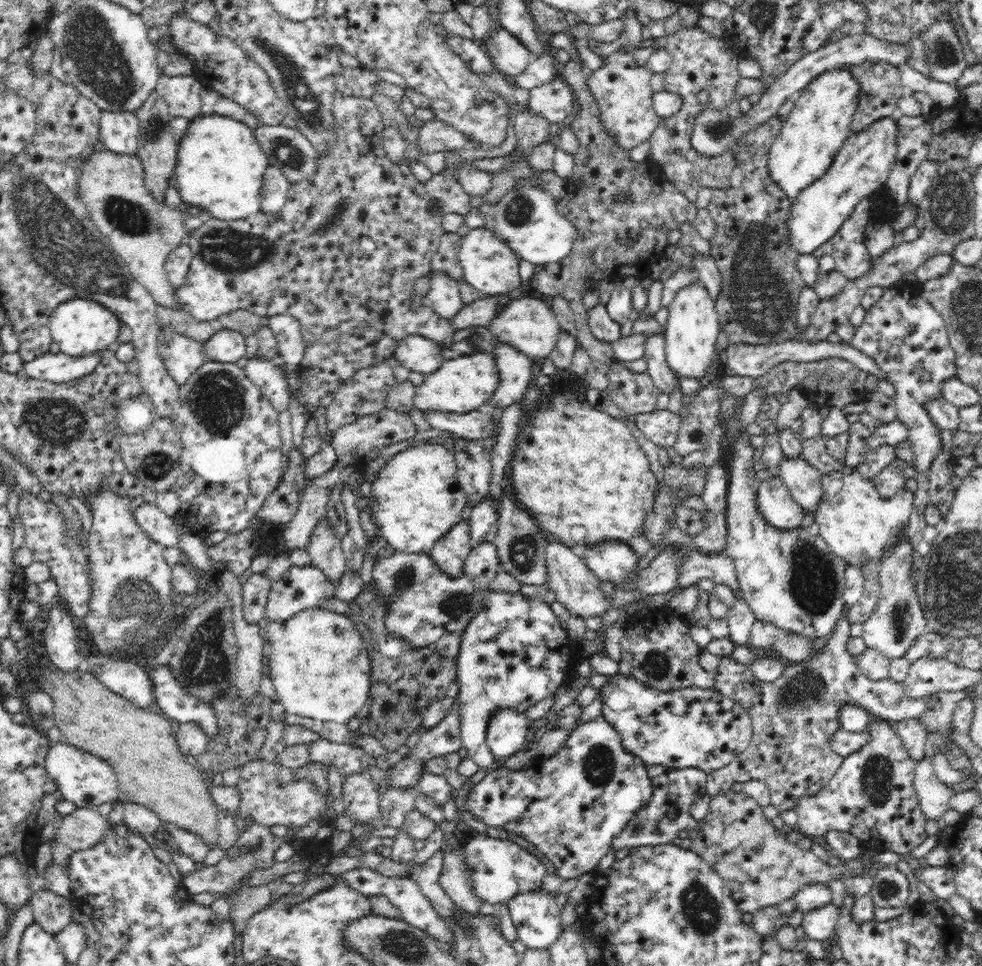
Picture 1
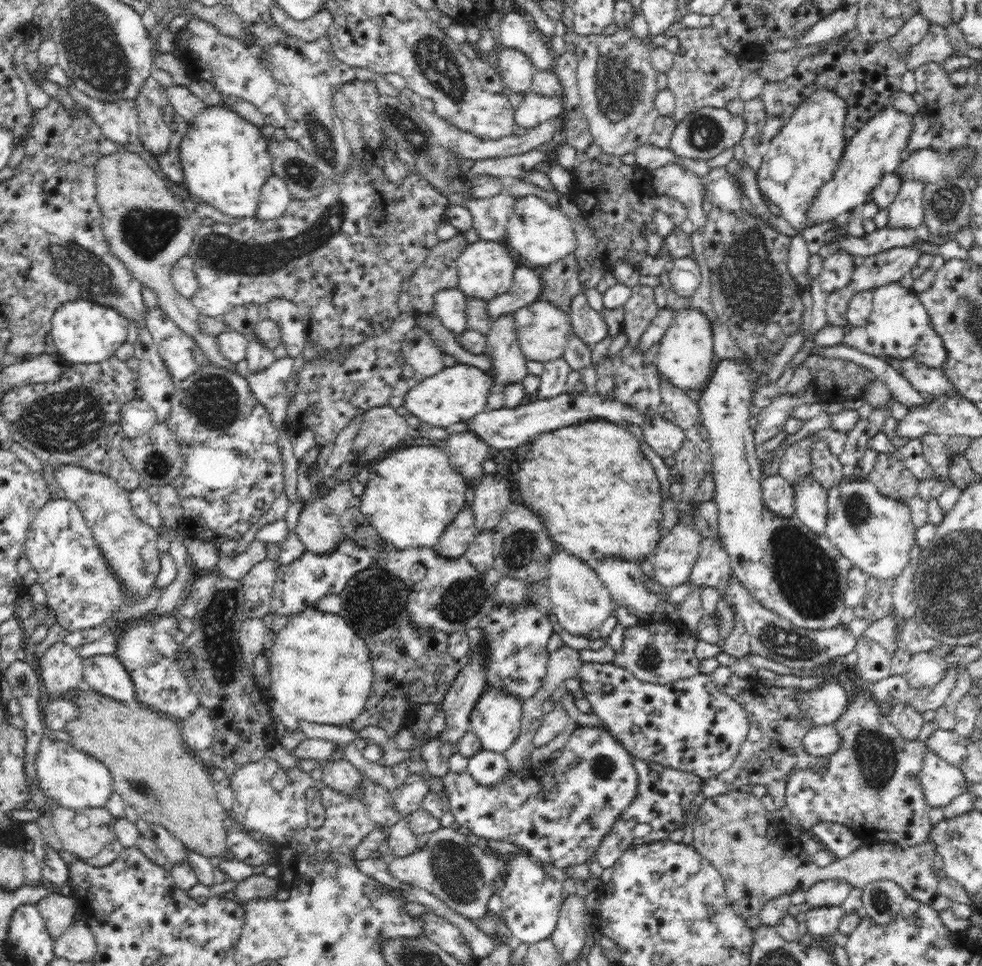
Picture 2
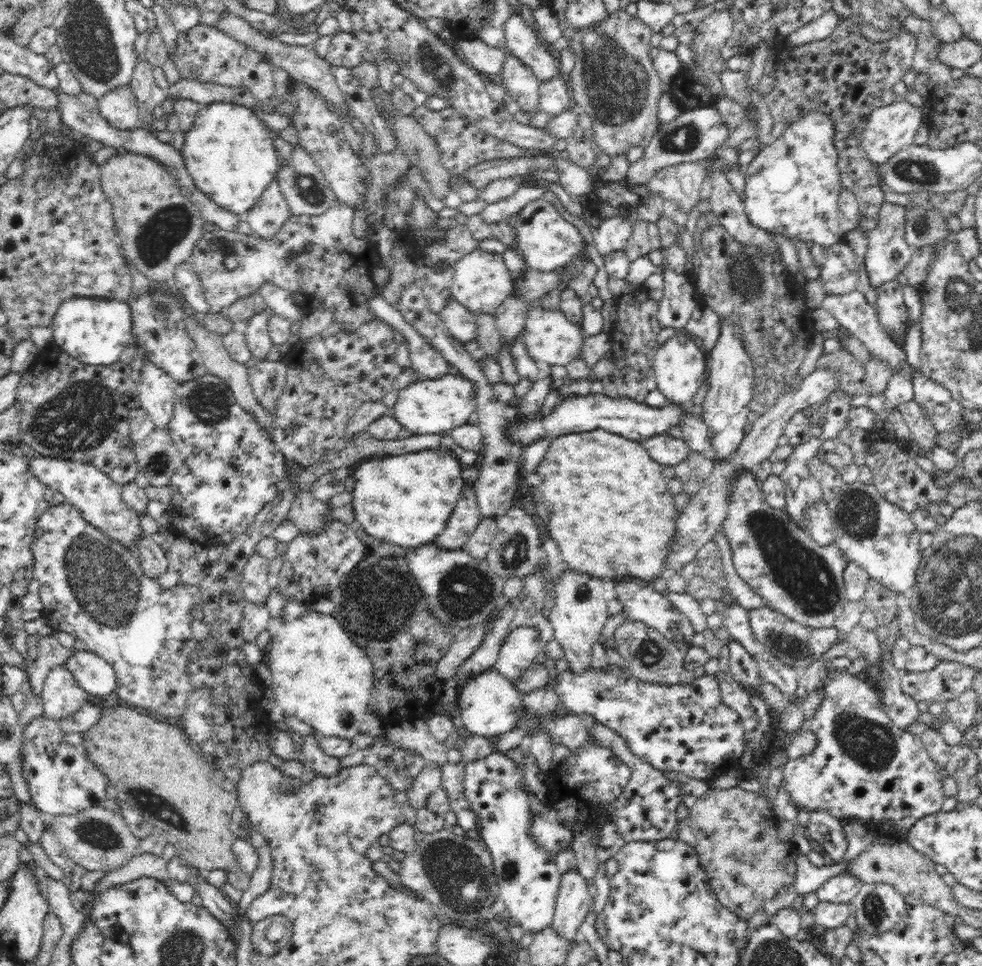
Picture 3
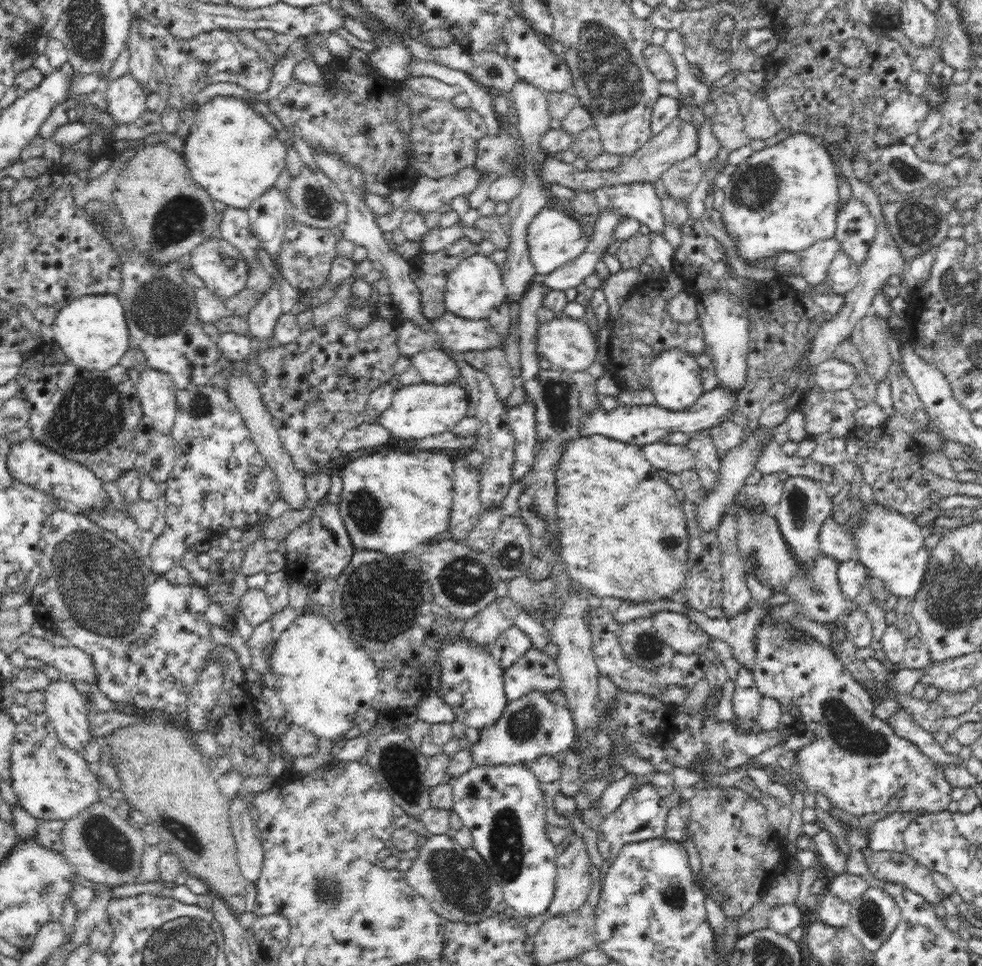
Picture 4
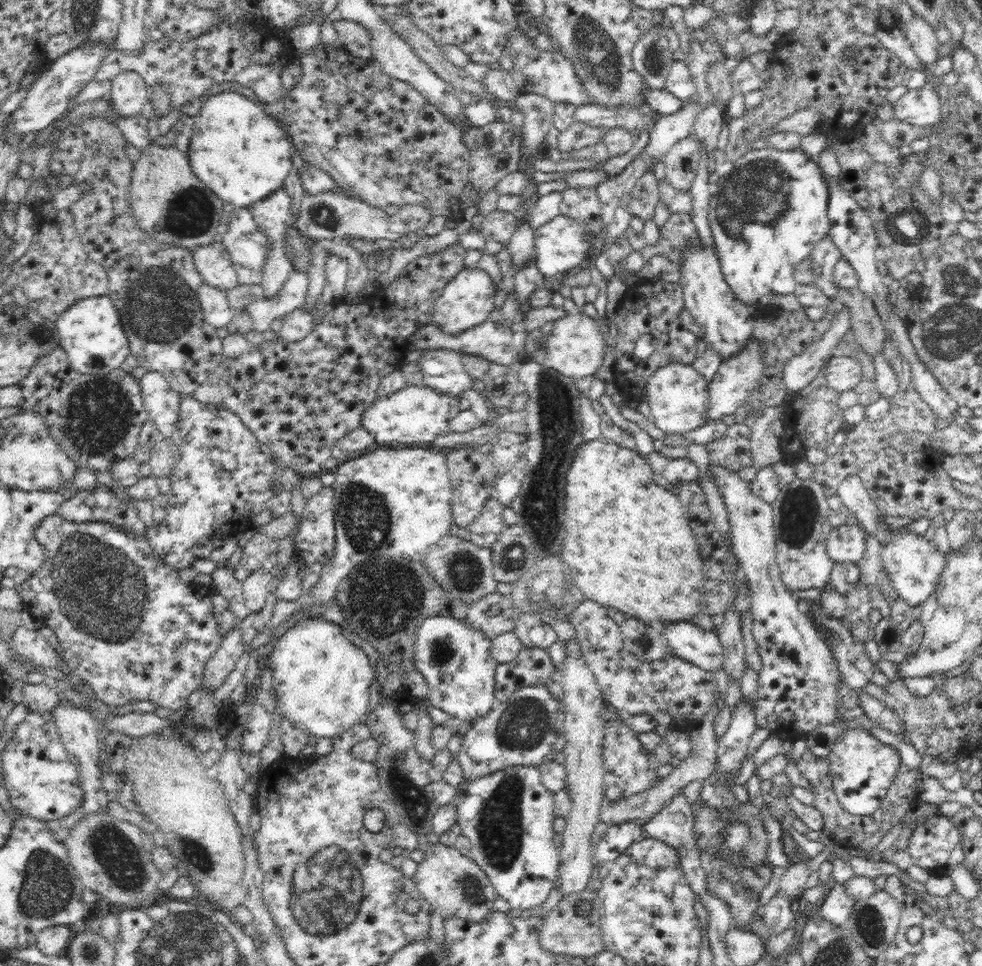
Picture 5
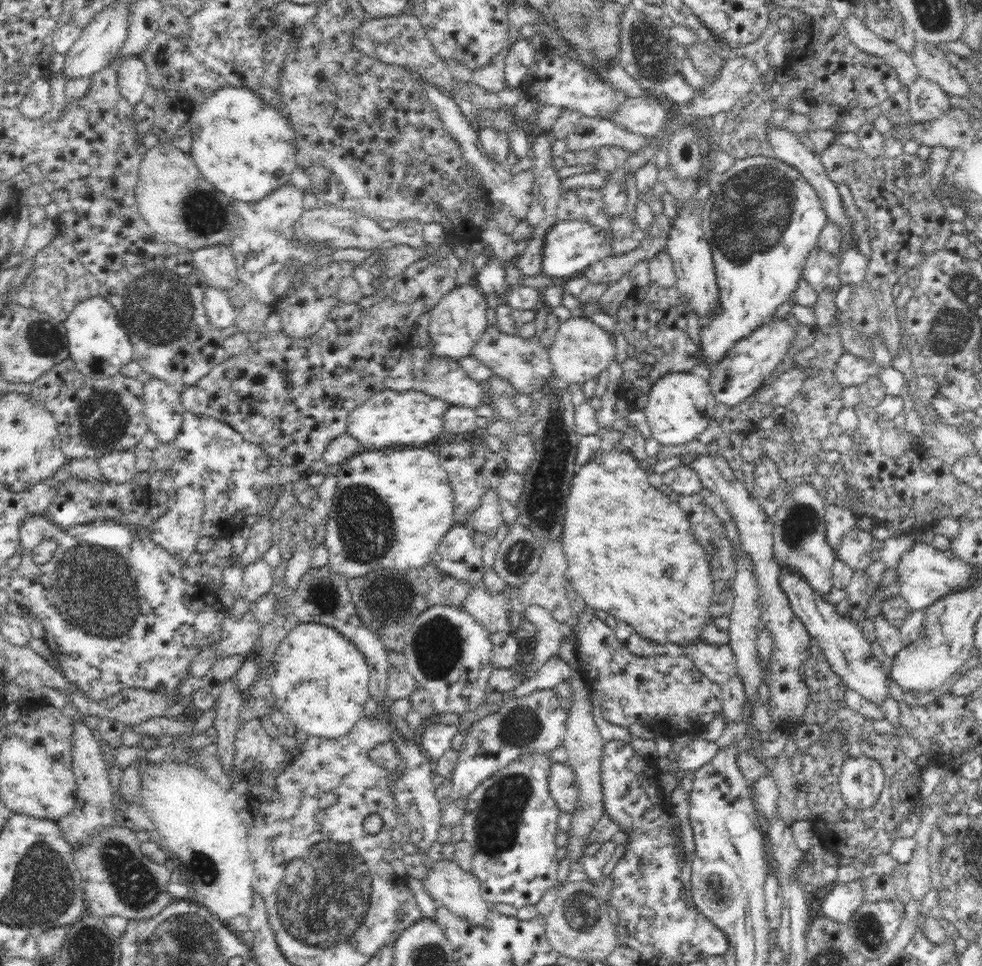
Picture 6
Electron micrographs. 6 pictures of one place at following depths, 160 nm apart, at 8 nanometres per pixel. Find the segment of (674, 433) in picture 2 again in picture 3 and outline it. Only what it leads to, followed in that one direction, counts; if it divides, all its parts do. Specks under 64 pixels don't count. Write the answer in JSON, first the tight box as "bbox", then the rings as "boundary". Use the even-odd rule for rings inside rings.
{"bbox":[640,433,689,466],"boundary":[[[668,433],[653,436],[640,442],[652,460],[663,466],[677,465],[689,457],[689,446],[683,439],[674,438]]]}

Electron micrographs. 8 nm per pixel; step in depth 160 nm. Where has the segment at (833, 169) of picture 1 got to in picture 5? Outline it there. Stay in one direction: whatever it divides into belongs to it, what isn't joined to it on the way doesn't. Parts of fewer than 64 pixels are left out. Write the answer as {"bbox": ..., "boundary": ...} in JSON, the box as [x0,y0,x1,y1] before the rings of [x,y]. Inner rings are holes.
{"bbox":[892,87,942,126],"boundary":[[[931,87],[908,89],[892,105],[892,116],[914,126],[934,125],[941,118],[942,107],[936,89]]]}

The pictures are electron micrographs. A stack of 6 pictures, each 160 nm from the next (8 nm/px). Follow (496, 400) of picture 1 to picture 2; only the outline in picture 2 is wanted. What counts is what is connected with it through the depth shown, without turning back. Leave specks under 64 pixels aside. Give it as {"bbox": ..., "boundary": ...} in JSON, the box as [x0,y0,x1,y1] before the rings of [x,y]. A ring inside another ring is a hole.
{"bbox":[487,313,527,387],"boundary":[[[512,313],[496,316],[487,334],[487,354],[494,362],[494,381],[503,387],[521,382],[527,374],[527,358],[521,351]]]}

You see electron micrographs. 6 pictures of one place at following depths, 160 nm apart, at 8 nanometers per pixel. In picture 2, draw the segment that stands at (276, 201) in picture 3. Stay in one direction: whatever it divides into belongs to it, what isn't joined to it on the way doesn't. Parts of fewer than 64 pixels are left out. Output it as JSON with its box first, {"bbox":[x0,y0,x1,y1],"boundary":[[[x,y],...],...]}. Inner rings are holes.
{"bbox":[253,174,292,221],"boundary":[[[272,174],[262,187],[261,199],[253,216],[260,221],[280,218],[286,212],[290,201],[292,201],[292,197],[286,183]]]}

